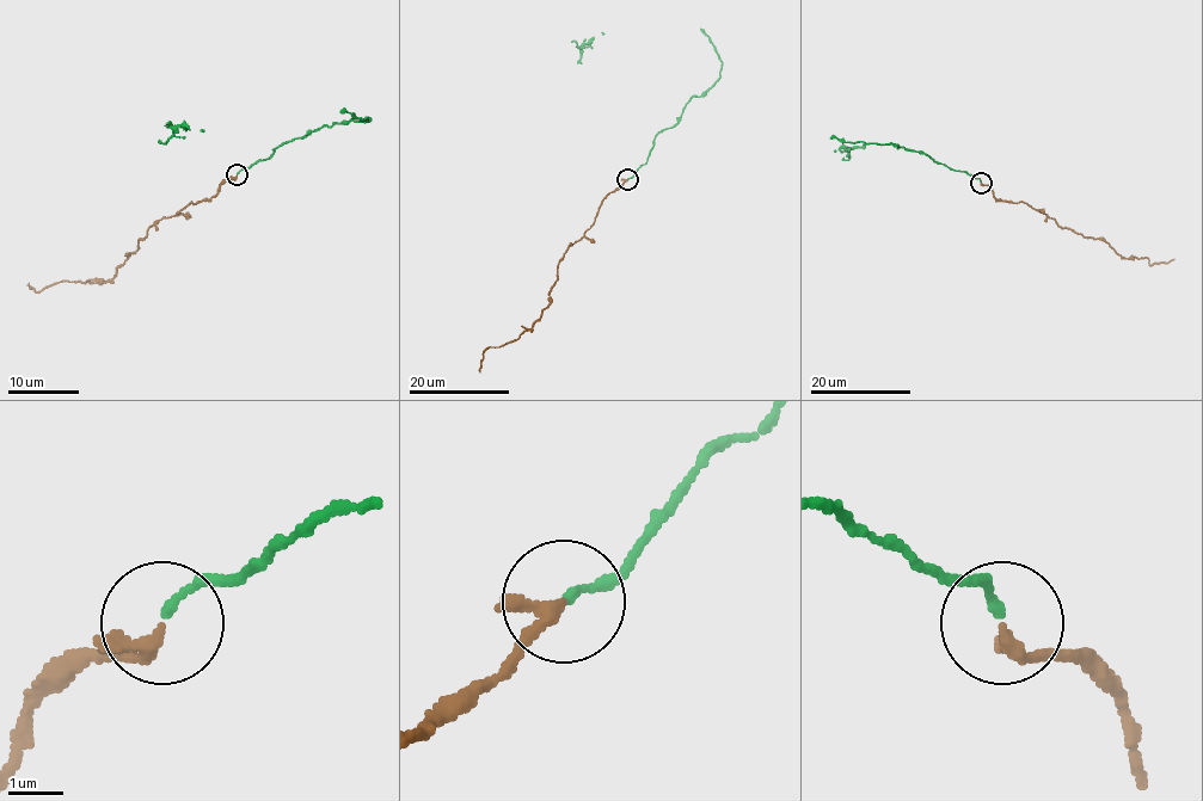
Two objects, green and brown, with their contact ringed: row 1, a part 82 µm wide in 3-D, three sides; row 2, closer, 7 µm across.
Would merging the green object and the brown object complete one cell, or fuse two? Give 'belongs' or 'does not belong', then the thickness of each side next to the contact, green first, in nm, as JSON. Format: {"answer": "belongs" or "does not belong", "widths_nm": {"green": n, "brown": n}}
{"answer": "belongs", "widths_nm": {"green": 150, "brown": 190}}

